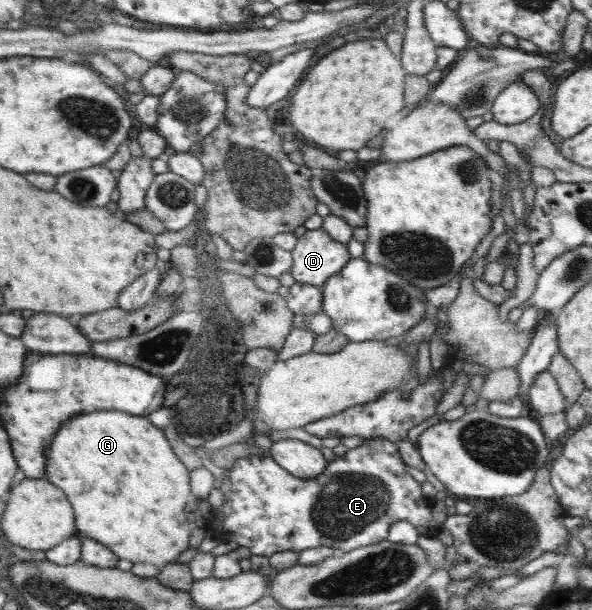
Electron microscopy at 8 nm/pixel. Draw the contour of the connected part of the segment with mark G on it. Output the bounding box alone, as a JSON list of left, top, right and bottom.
[46,410,192,569]

